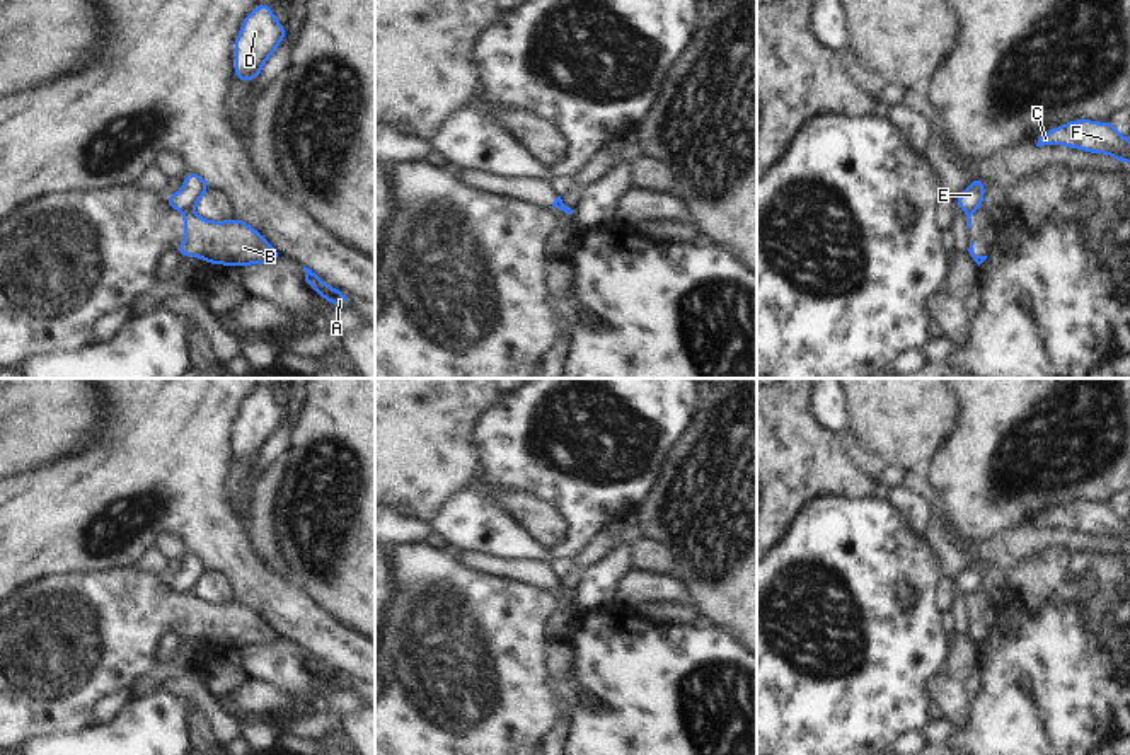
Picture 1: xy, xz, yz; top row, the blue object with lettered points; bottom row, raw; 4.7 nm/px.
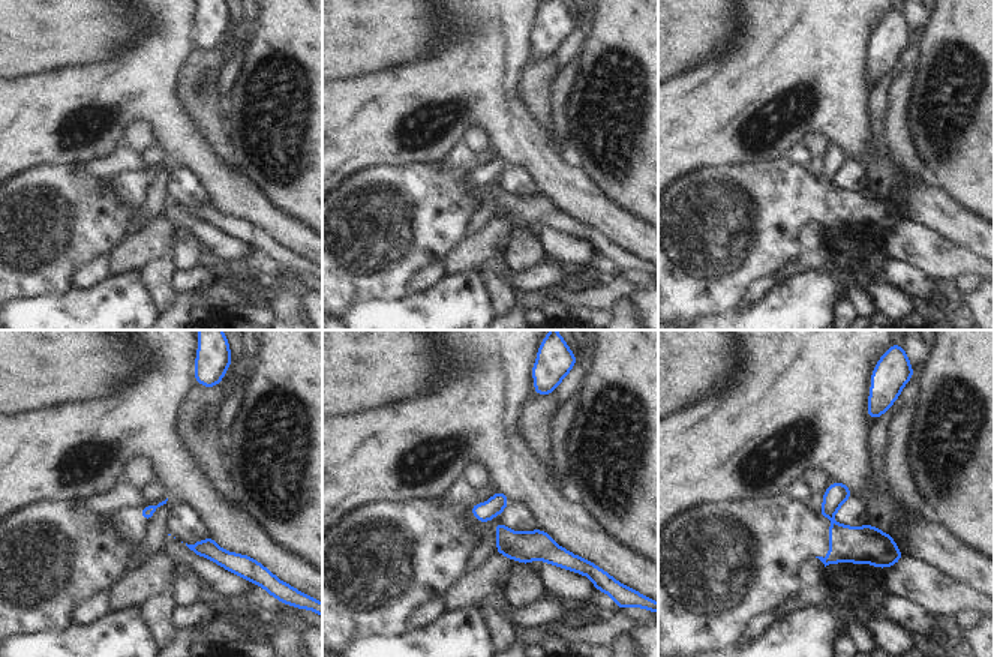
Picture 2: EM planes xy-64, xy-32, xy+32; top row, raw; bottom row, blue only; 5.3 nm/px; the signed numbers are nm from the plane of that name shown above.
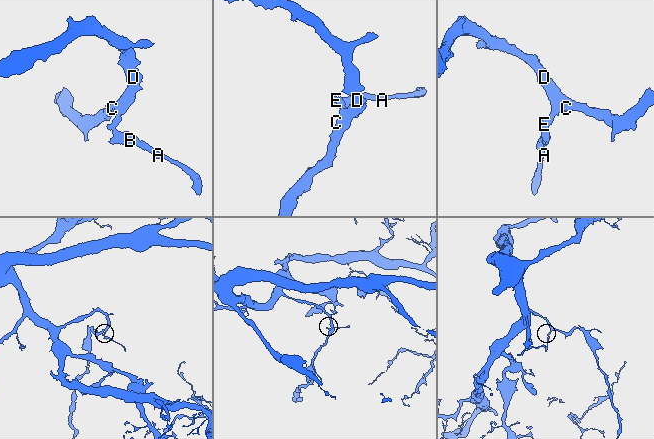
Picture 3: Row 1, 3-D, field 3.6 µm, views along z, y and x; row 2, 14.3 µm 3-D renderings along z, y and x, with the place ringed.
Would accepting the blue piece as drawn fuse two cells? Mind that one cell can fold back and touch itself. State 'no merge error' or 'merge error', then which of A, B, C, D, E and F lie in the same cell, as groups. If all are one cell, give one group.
merge error; groups A B / C D E F

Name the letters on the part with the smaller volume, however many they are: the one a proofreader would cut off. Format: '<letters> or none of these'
A, B

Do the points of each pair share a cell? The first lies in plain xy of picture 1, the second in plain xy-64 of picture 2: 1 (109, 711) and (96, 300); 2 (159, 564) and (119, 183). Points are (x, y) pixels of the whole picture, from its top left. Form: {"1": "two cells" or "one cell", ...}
{"1": "two cells", "2": "two cells"}

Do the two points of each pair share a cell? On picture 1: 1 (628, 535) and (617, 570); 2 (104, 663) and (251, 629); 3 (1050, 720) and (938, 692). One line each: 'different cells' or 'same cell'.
1: different cells
2: same cell
3: different cells

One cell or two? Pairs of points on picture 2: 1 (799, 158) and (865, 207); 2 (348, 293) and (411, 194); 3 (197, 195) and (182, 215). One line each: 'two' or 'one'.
1: two
2: one
3: two

